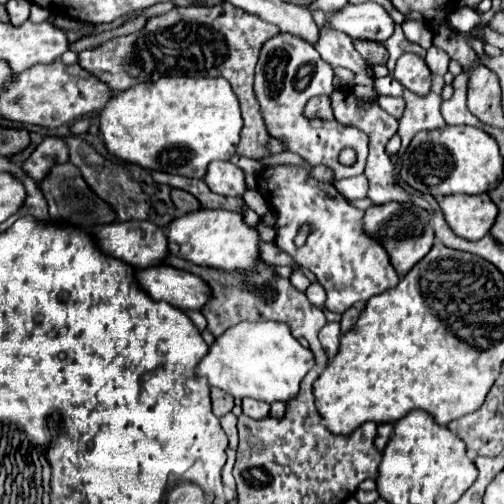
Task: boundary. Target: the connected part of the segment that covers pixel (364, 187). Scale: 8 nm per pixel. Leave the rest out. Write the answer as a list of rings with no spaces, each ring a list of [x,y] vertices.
[[[364,176],[344,178],[344,180],[338,180],[338,182],[336,182],[336,188],[338,188],[348,200],[354,200],[354,198],[366,198],[366,192],[368,192],[368,180],[366,180]]]

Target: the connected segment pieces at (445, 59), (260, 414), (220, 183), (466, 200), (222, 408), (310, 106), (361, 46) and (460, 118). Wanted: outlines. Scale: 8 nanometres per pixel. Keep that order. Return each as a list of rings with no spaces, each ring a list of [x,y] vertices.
[[[432,46],[426,54],[426,64],[432,70],[432,74],[436,74],[436,76],[444,76],[448,72],[448,62],[450,62],[450,56],[440,48]]]
[[[244,398],[242,400],[242,410],[246,416],[250,418],[256,418],[256,420],[262,420],[268,416],[270,412],[270,406],[264,404],[264,402],[258,402],[258,400],[252,400],[252,398]]]
[[[212,162],[204,176],[208,188],[222,196],[244,196],[244,172],[232,162]]]
[[[488,194],[442,196],[438,206],[452,232],[466,240],[480,240],[490,230],[498,214],[498,208]]]
[[[212,388],[212,410],[216,416],[224,416],[234,406],[234,398],[222,392],[220,388]]]
[[[316,96],[312,100],[308,100],[306,108],[304,108],[304,116],[306,118],[322,118],[322,120],[334,120],[332,114],[332,106],[328,96]]]
[[[354,40],[354,48],[360,52],[360,56],[368,62],[368,64],[386,64],[388,60],[388,52],[380,42],[372,42],[372,40]]]
[[[466,74],[454,78],[454,96],[442,104],[442,116],[448,124],[466,124],[480,128],[480,120],[466,108]]]

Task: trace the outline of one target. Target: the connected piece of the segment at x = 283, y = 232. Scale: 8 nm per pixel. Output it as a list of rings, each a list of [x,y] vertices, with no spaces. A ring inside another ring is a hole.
[[[270,166],[258,178],[260,194],[278,214],[274,226],[278,234],[278,248],[288,252],[300,266],[314,272],[328,294],[328,300],[324,304],[328,310],[342,314],[354,302],[366,302],[400,282],[384,248],[364,236],[362,210],[352,208],[348,200],[344,200],[344,196],[336,192],[334,182],[318,182],[302,166]],[[304,224],[310,228],[310,234],[306,238],[306,244],[302,248],[296,248],[292,244]]]

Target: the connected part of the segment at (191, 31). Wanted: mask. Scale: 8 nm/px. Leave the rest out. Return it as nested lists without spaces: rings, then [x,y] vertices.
[[[228,2],[220,6],[176,6],[168,14],[150,18],[146,26],[134,34],[112,38],[92,50],[80,52],[78,62],[84,70],[108,82],[114,92],[156,80],[158,76],[224,76],[240,100],[244,118],[238,154],[248,158],[268,158],[270,134],[254,96],[254,66],[264,40],[270,40],[278,32],[280,30],[274,24]]]

